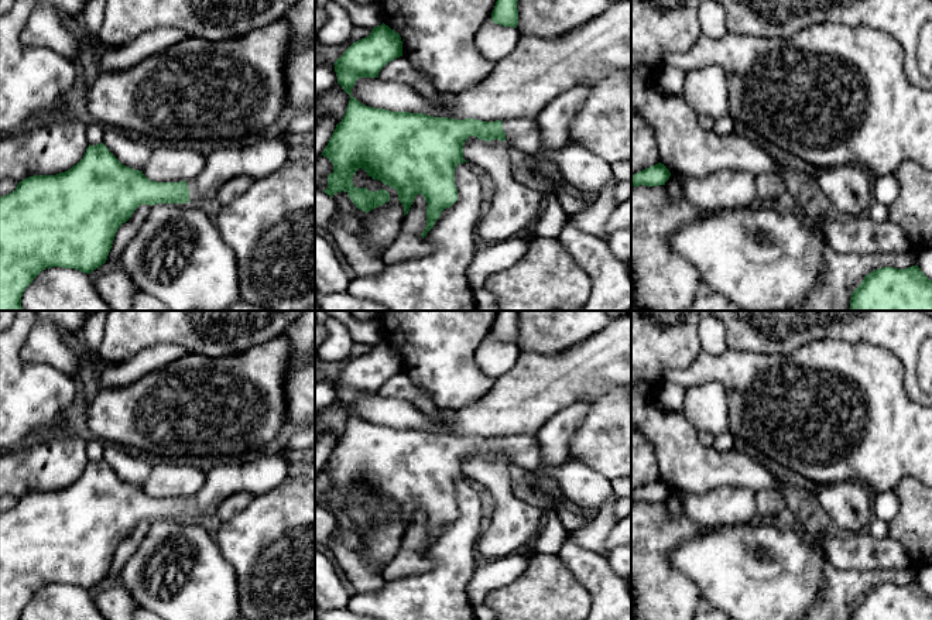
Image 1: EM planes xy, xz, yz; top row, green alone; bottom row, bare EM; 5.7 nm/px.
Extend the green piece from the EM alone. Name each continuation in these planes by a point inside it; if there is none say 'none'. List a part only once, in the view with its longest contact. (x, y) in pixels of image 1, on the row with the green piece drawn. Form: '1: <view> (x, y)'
1: xy (266, 154)

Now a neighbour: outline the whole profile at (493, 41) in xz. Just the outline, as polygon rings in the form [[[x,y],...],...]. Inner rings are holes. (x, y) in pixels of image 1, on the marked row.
[[[489,16],[474,40],[480,61],[491,65],[501,61],[514,51],[520,35],[517,28],[496,24]]]

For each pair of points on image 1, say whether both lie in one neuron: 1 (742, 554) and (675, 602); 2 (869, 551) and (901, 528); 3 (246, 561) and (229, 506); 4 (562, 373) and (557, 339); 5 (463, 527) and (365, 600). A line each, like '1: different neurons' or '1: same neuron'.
1: different neurons
2: different neurons
3: different neurons
4: different neurons
5: same neuron

